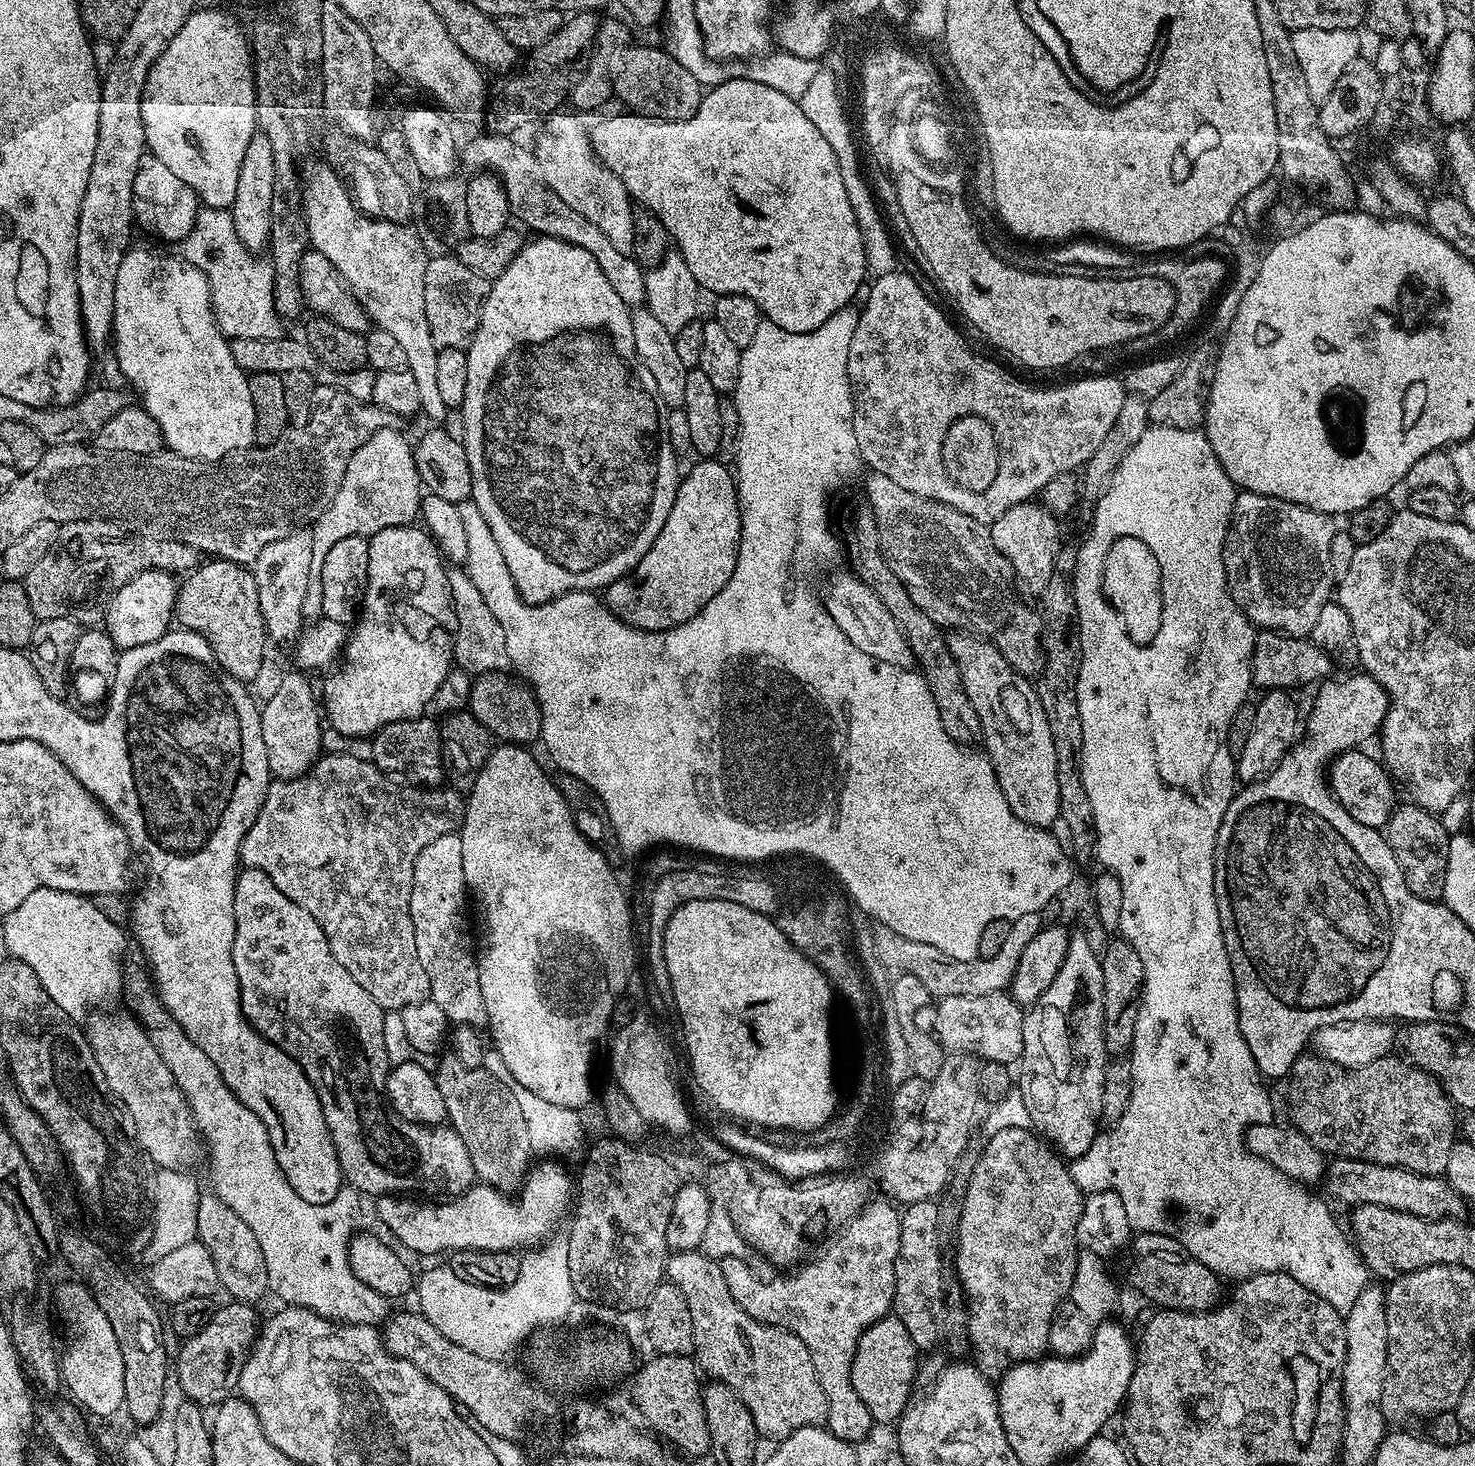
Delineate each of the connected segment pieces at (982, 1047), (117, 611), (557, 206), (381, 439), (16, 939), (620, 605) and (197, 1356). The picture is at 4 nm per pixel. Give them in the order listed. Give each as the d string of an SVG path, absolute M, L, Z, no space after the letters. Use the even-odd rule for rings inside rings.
M1007 991L977 996L942 996L935 1001L931 1031L945 1049L970 1052L984 1062L1015 1065L1024 1049L1025 1009Z
M157 568L130 578L130 582L126 582L126 586L114 594L102 621L103 631L107 632L117 650L146 646L146 642L158 642L158 638L169 631L171 624L168 623L173 623L177 591L177 577Z
M485 135L470 141L465 148L463 145L459 149L459 163L463 167L465 164L469 168L467 171L472 174L491 172L506 190L509 213L515 219L517 216L521 220L519 223L525 229L533 228L533 233L553 236L562 242L582 246L582 250L590 250L590 254L594 254L594 262L602 266L602 274L606 274L610 286L614 286L614 290L618 293L618 298L622 298L622 302L629 306L643 305L646 298L644 281L646 272L640 263L633 260L629 253L617 250L610 242L610 238L606 238L606 234L602 234L602 230L598 230L598 226L590 222L590 218L582 218L578 210L566 206L566 202L562 202L562 198L558 198L558 194L554 194L554 190L546 186L546 178L542 178L536 153L531 147L523 148L511 135Z
M396 428L378 430L350 458L342 486L334 502L311 525L310 585L322 582L322 564L334 544L351 535L371 538L378 530L403 524L411 525L419 517L422 485L412 457L413 445Z
M34 890L12 913L3 917L4 944L8 947L7 955L14 960L22 960L34 970L34 974L42 982L46 994L58 1002L60 1009L80 1022L89 1015L90 1010L104 1006L120 992L124 984L124 976L120 973L120 955L124 952L124 932L118 925L95 906L92 898L80 896L77 892L62 890Z
M700 458L695 461L683 473L679 488L676 489L676 497L674 498L674 506L670 510L670 514L666 518L666 522L662 526L662 530L658 534L658 538L654 538L654 542L650 546L650 550L646 555L637 562L635 568L626 576L621 576L613 584L609 584L603 593L602 599L615 616L618 617L623 624L629 624L632 628L640 628L643 632L665 632L668 628L678 626L682 622L686 622L698 614L698 610L702 610L702 606L706 606L706 602L710 602L710 598L714 598L714 594L718 594L718 590L722 590L722 586L726 586L726 582L730 582L730 578L734 574L734 566L738 558L738 546L740 545L740 500L736 496L736 482L733 473L730 471L727 463L721 462L716 458Z
M228 1302L228 1305L217 1307L210 1318L210 1322L198 1334L187 1337L180 1348L180 1353L174 1356L174 1380L180 1383L180 1388L187 1399L201 1406L215 1406L227 1400L237 1391L242 1374L242 1366L248 1361L248 1353L256 1342L258 1335L258 1320L256 1324L257 1309L251 1304Z

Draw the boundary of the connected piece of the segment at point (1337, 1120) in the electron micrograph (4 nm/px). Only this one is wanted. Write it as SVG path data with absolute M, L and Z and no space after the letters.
M1315 1054L1297 1056L1288 1076L1291 1127L1310 1138L1319 1152L1332 1158L1365 1160L1405 1168L1423 1176L1443 1177L1452 1145L1458 1140L1458 1116L1456 1120L1453 1102L1430 1073L1397 1056L1389 1054L1357 1068L1343 1068Z

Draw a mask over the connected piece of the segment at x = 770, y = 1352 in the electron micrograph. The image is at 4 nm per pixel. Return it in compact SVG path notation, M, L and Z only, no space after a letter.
M702 1250L673 1251L666 1261L667 1272L667 1279L682 1290L682 1298L686 1298L686 1306L690 1306L690 1322L694 1330L692 1346L699 1371L713 1381L730 1386L730 1390L738 1394L746 1410L750 1410L750 1418L754 1418L754 1426L761 1437L769 1436L772 1442L779 1442L794 1434L794 1430L815 1428L827 1421L826 1394L822 1394L822 1386L814 1370L814 1358L810 1358L806 1342L802 1342L802 1338L790 1330L750 1318L750 1314L746 1314L746 1310L742 1310L742 1306L730 1298L726 1278L722 1278L720 1261L711 1260Z

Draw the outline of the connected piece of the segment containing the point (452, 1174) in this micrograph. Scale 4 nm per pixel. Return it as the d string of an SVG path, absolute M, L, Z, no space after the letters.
M244 868L236 877L234 950L232 953L234 954L234 970L238 974L242 1014L248 1019L252 1029L258 1034L262 1034L270 1042L274 1042L274 1046L278 1046L286 1054L290 1054L290 1058L294 1058L294 1062L298 1062L298 1066L302 1066L306 1078L310 1078L310 1086L314 1086L314 1090L318 1094L318 1102L322 1102L322 1114L326 1118L326 1126L330 1130L334 1150L338 1154L340 1175L351 1187L357 1188L362 1194L368 1195L369 1192L372 1198L389 1194L412 1194L415 1193L412 1192L415 1188L421 1188L424 1192L433 1192L434 1195L440 1196L436 1198L455 1198L463 1196L473 1184L477 1183L474 1162L470 1162L470 1150L466 1150L466 1142L462 1142L462 1138L455 1130L450 1126L425 1126L415 1120L404 1120L392 1109L386 1095L390 1061L386 1050L386 1034L384 1033L385 1009L381 1008L378 1002L374 1002L372 995L366 990L362 990L362 986L358 986L358 982L354 982L354 974L350 974L350 970L346 970L346 966L342 966L342 962L338 962L338 958L334 958L334 954L330 950L330 942L326 938L322 926L318 926L314 914L310 914L310 910L298 906L298 902L286 898L286 894L282 894L282 890L278 890L278 886L274 886L272 879L257 868Z

